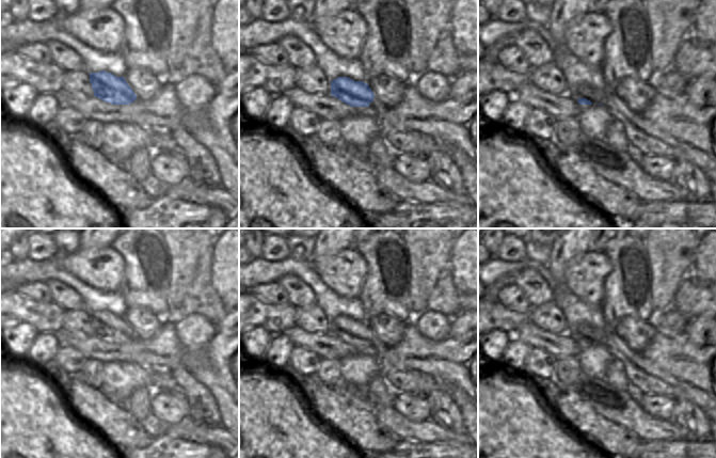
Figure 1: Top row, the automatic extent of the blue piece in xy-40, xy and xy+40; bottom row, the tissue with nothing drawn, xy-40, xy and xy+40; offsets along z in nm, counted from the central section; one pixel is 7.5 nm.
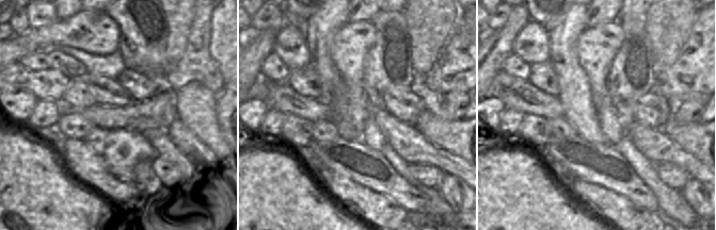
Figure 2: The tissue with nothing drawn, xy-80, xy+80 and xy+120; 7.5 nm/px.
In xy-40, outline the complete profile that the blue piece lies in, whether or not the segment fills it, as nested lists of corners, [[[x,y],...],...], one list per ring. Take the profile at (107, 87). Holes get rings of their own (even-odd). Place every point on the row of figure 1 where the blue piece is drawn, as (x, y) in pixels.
[[[101,70],[90,73],[90,82],[94,96],[112,105],[129,105],[137,99],[137,95],[124,77],[116,77]]]

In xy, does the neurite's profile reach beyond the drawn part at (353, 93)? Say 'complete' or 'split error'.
split error

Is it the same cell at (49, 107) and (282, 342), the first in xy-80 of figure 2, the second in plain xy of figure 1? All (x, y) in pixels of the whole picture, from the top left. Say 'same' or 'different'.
same

